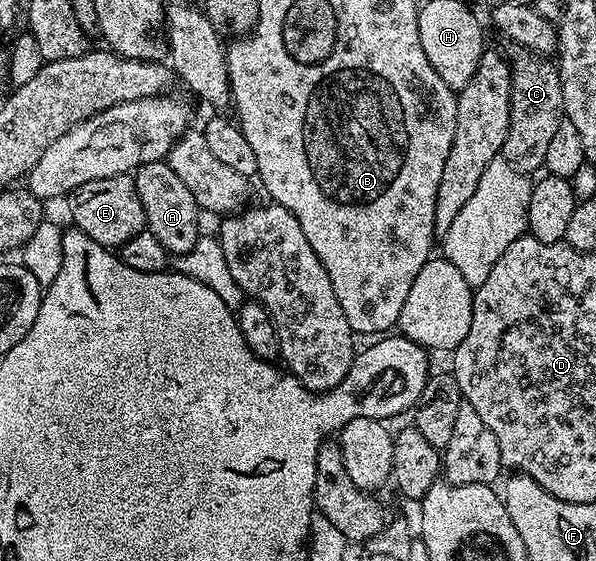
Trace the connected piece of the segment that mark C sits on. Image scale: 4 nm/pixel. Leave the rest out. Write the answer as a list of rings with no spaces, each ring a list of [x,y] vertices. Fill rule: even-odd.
[[[512,45],[509,53],[511,67],[511,95],[509,96],[509,132],[505,136],[502,157],[517,170],[532,172],[544,165],[553,140],[563,118],[561,80],[554,61],[527,50],[524,46]]]

